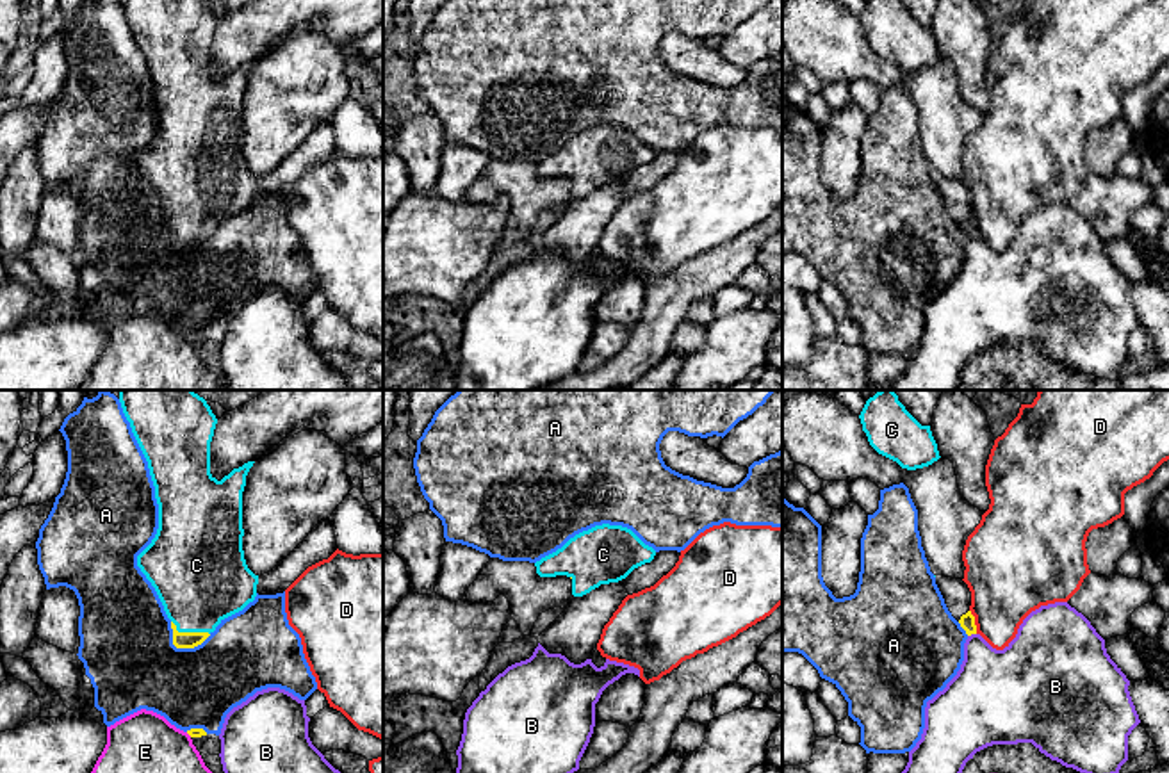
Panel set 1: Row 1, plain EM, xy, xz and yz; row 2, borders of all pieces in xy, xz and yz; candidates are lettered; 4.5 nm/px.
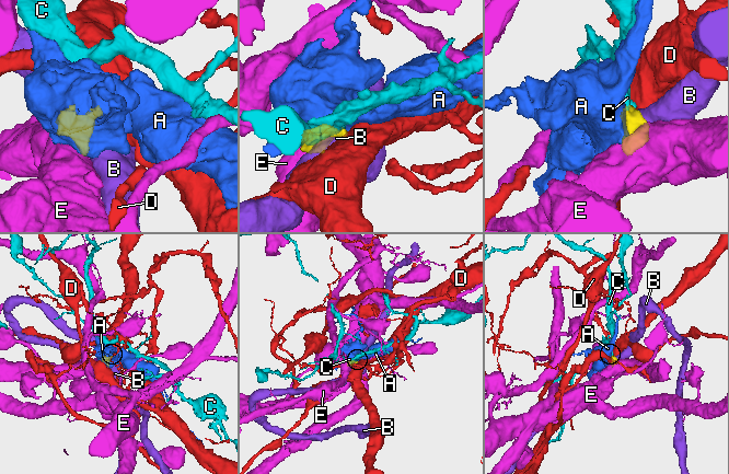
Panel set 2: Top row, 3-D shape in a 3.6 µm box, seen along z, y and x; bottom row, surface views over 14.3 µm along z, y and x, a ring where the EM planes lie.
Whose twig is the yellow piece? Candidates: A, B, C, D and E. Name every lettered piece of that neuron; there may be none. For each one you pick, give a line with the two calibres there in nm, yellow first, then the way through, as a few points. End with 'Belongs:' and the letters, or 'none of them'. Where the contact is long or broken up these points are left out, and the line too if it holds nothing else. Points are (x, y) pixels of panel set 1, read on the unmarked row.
C: Thickness 80 nm (yellow) against 400 nm
Belongs: C

